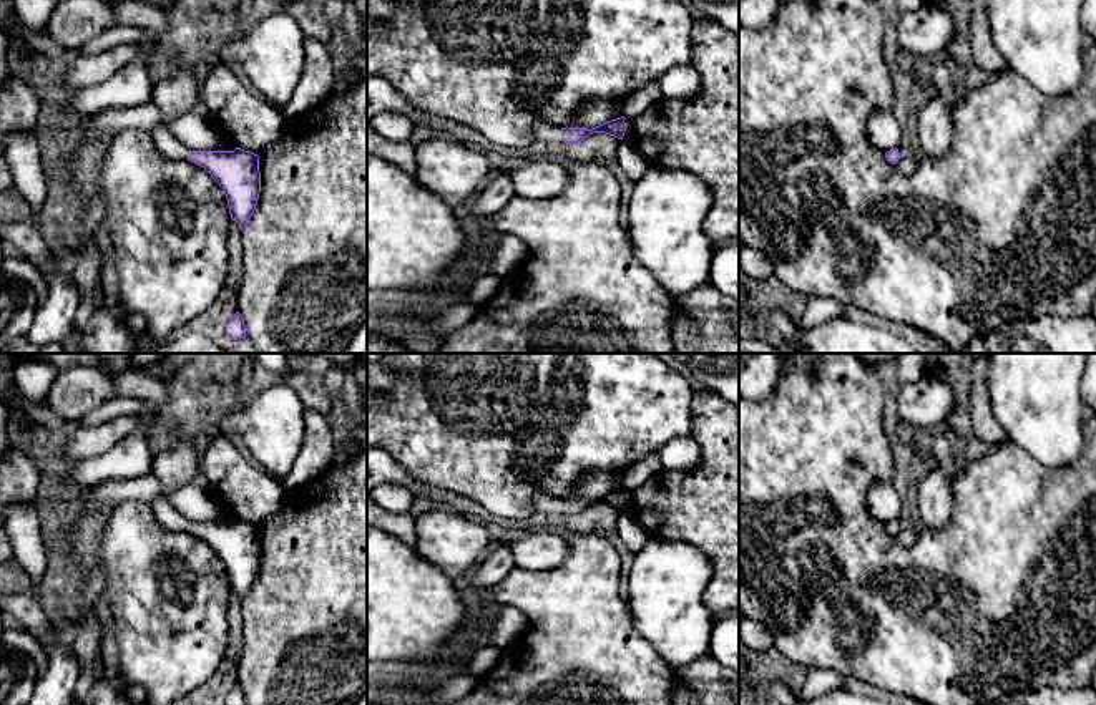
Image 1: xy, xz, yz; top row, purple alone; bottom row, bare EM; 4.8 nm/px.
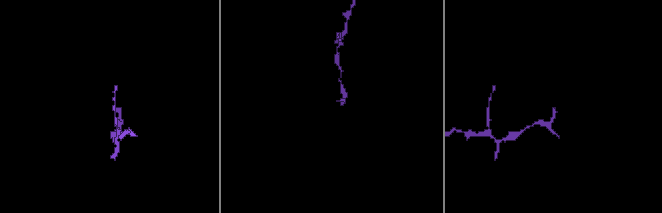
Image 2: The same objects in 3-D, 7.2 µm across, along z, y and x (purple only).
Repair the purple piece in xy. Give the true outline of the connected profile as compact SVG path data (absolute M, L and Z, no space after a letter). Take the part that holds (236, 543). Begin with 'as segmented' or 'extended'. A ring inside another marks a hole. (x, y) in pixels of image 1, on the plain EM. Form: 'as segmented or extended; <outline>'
extended; M166 499L149 504L158 523L169 531L188 531L204 539L223 559L231 591L241 602L247 597L261 564L259 528L236 519L234 523L191 523Z

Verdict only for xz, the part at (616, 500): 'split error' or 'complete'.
split error

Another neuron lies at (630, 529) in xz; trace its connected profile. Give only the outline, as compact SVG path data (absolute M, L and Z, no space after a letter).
M631 513L619 514L616 534L634 554L651 539L649 532Z

